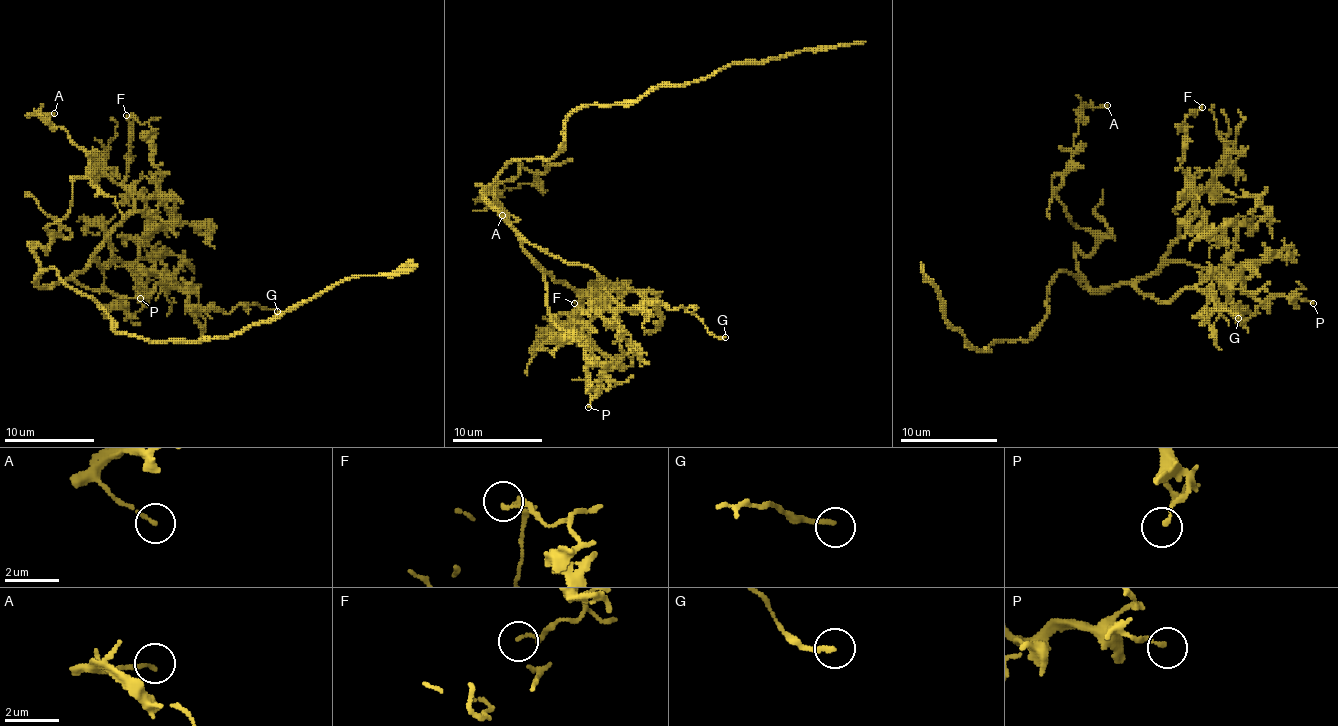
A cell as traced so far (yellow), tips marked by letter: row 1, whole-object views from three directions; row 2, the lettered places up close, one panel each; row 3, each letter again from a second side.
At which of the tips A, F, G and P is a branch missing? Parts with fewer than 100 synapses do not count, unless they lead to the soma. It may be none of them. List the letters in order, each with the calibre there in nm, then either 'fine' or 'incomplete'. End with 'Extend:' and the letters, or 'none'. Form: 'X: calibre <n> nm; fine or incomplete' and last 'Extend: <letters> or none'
A: calibre 130 nm; fine
F: calibre 130 nm; fine
G: calibre 190 nm; fine
P: calibre 140 nm; fine
Extend: none

